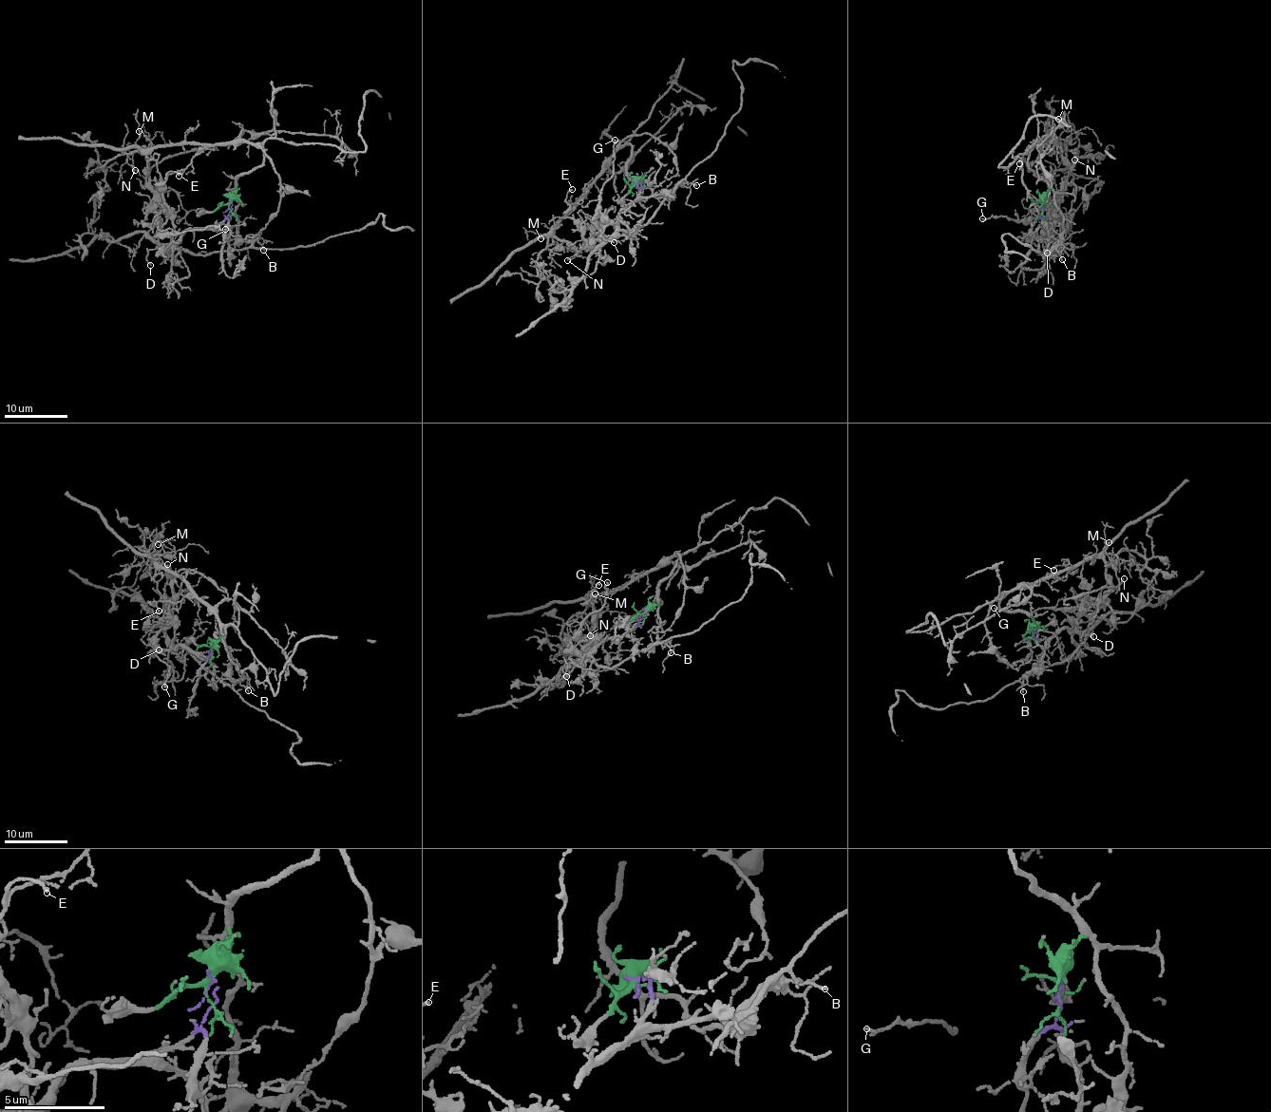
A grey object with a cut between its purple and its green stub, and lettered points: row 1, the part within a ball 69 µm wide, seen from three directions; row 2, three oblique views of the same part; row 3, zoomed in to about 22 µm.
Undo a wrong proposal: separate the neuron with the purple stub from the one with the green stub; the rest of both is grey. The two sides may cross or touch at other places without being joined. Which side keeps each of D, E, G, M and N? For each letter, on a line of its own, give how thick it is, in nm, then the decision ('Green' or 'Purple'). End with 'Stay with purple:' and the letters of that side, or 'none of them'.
D: Thickness 120 nm. Purple
E: Thickness 160 nm. Green
G: Thickness 160 nm. Purple
M: Thickness 50 nm. Green
N: Thickness 90 nm. Green
Stay with purple: D, G

